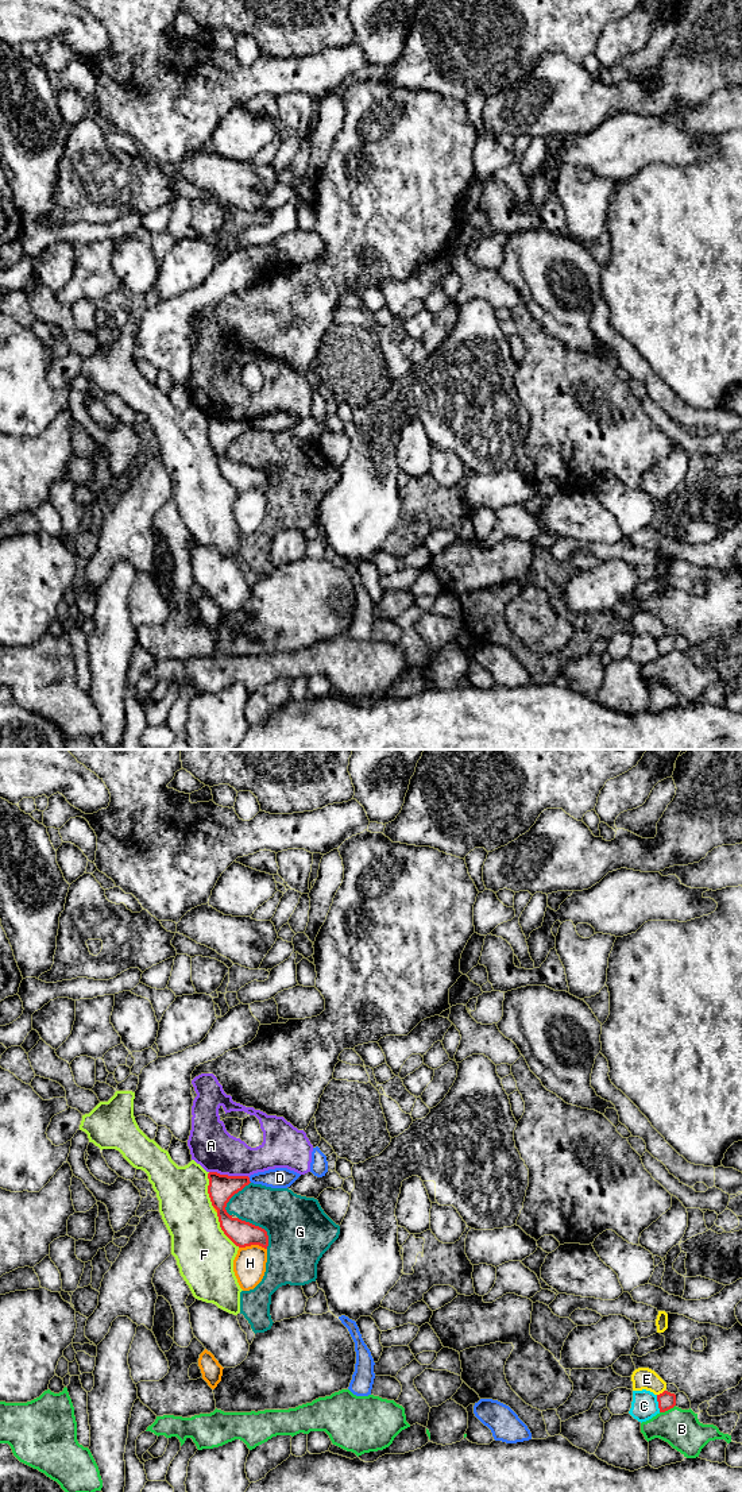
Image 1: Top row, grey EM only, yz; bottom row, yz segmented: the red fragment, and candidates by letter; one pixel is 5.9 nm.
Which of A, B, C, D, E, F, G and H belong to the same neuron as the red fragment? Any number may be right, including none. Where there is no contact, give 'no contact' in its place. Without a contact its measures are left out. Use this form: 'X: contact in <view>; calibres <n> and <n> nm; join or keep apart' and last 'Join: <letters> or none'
A: contact in yz; calibres 160 and 260 nm; keep apart
B: contact in yz; calibres 110 and 220 nm; keep apart
C: contact in yz; calibres 110 and 160 nm; keep apart
D: contact in yz; calibres 160 and 130 nm; keep apart
E: contact in yz; calibres 110 and 130 nm; keep apart
F: contact in yz; calibres 160 and 340 nm; keep apart
G: contact in yz; calibres 150 and 380 nm; keep apart
H: contact in yz; calibres 150 and 190 nm; keep apart
Join: none

